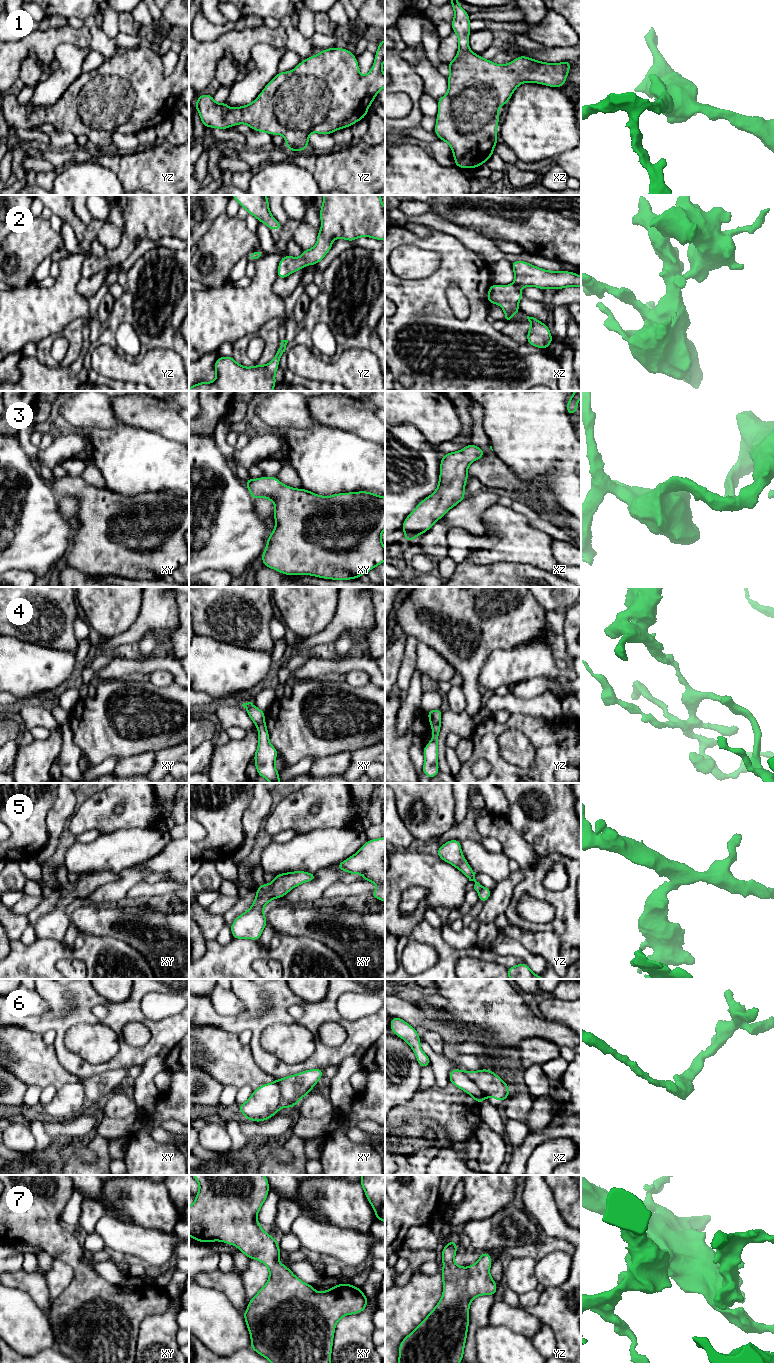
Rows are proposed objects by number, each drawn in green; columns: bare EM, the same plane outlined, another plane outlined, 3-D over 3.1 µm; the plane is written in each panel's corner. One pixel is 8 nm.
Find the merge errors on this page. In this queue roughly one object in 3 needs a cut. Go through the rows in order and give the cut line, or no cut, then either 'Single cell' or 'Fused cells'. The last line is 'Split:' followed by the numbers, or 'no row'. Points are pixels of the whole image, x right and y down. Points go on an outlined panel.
1: No split. Single cell
2: No split. Single cell
3: No split. Single cell
4: Split along yz (439, 721), (431, 726). Fused cells
5: No split. Single cell
6: Split along xz (463, 1071), (485, 1098). Fused cells
7: No split. Single cell
Split: 4, 6

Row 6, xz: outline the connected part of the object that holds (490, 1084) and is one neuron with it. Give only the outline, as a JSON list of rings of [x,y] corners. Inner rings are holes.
[[[481,1069],[478,1071],[464,1070],[464,1073],[477,1085],[485,1098],[494,1096],[498,1102],[505,1101],[508,1098],[510,1094],[509,1084],[504,1082],[490,1069]]]

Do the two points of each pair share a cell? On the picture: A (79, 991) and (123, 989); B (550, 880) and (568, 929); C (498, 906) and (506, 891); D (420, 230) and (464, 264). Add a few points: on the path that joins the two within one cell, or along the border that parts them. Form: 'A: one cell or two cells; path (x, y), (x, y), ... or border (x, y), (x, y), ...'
A: two cells; border (93, 989), (106, 1002), (115, 1003)
B: two cells; border (568, 872), (564, 888), (548, 890), (543, 886)
C: one cell; path (498, 902), (502, 895)
D: two cells; border (405, 228), (419, 236), (427, 236), (433, 230)

